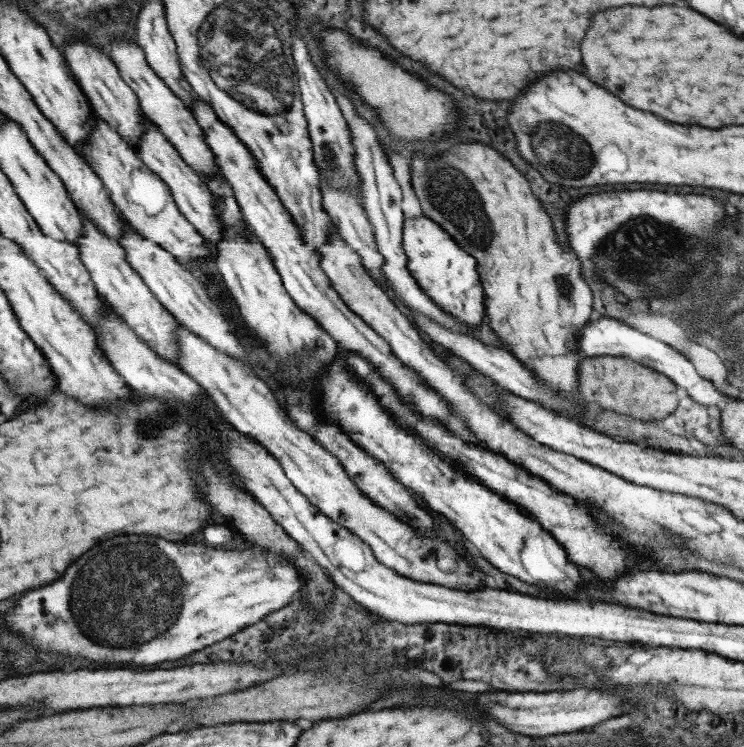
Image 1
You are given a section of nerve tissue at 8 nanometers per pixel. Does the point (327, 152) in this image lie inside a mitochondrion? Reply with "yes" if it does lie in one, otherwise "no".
yes

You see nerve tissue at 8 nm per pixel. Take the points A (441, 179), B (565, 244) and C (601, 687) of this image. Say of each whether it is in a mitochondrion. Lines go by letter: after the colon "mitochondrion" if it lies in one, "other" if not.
A: mitochondrion
B: other
C: other

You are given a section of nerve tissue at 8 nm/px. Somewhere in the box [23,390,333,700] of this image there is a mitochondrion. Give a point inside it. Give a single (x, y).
(125, 591)

